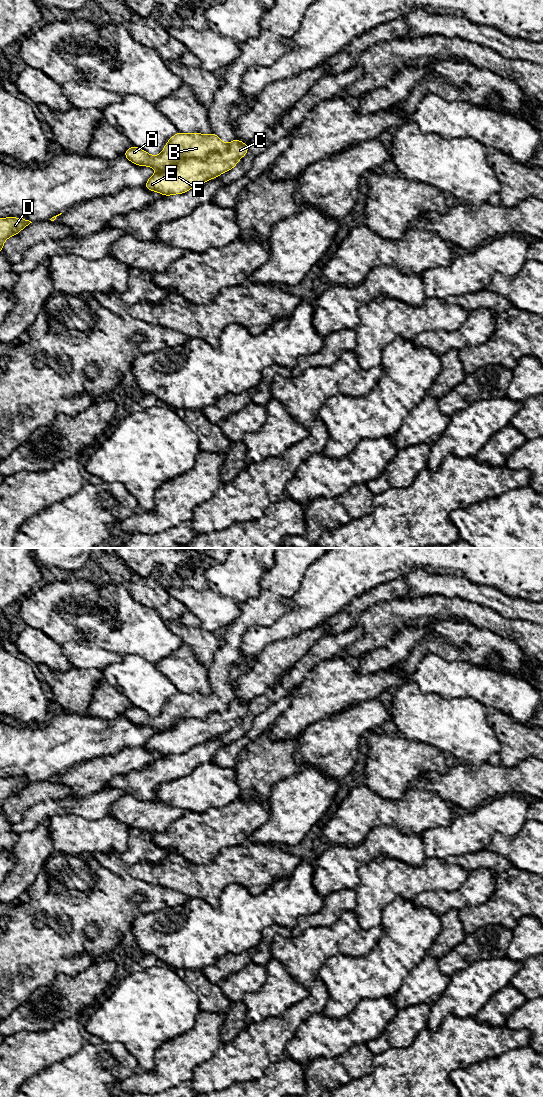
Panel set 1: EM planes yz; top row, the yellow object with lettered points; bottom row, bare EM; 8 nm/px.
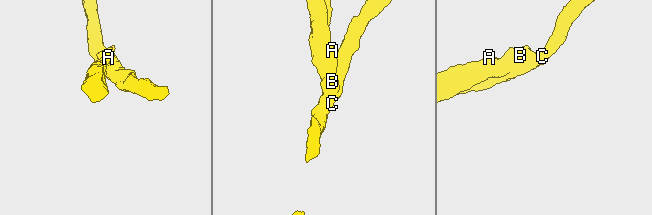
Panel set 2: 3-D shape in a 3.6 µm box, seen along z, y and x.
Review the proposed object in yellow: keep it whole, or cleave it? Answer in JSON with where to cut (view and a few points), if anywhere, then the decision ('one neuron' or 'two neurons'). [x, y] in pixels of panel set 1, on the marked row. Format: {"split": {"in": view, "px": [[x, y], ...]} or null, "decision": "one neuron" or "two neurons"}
{"split": {"in": "yz", "px": [[228, 145], [204, 158], [186, 158], [158, 172]]}, "decision": "two neurons"}

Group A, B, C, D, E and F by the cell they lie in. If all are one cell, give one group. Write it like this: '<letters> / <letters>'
A B D / C E F

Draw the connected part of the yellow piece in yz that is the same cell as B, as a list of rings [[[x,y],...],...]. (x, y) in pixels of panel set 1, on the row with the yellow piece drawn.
[[[177,132],[171,137],[161,154],[152,156],[143,149],[131,146],[123,155],[138,166],[149,166],[158,172],[169,171],[181,161],[195,158],[205,159],[212,153],[226,150],[227,144],[213,132],[208,135],[201,133],[186,134]]]

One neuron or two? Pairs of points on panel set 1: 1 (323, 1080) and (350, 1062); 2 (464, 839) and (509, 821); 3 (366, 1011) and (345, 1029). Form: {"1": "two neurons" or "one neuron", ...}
{"1": "one neuron", "2": "one neuron", "3": "one neuron"}

